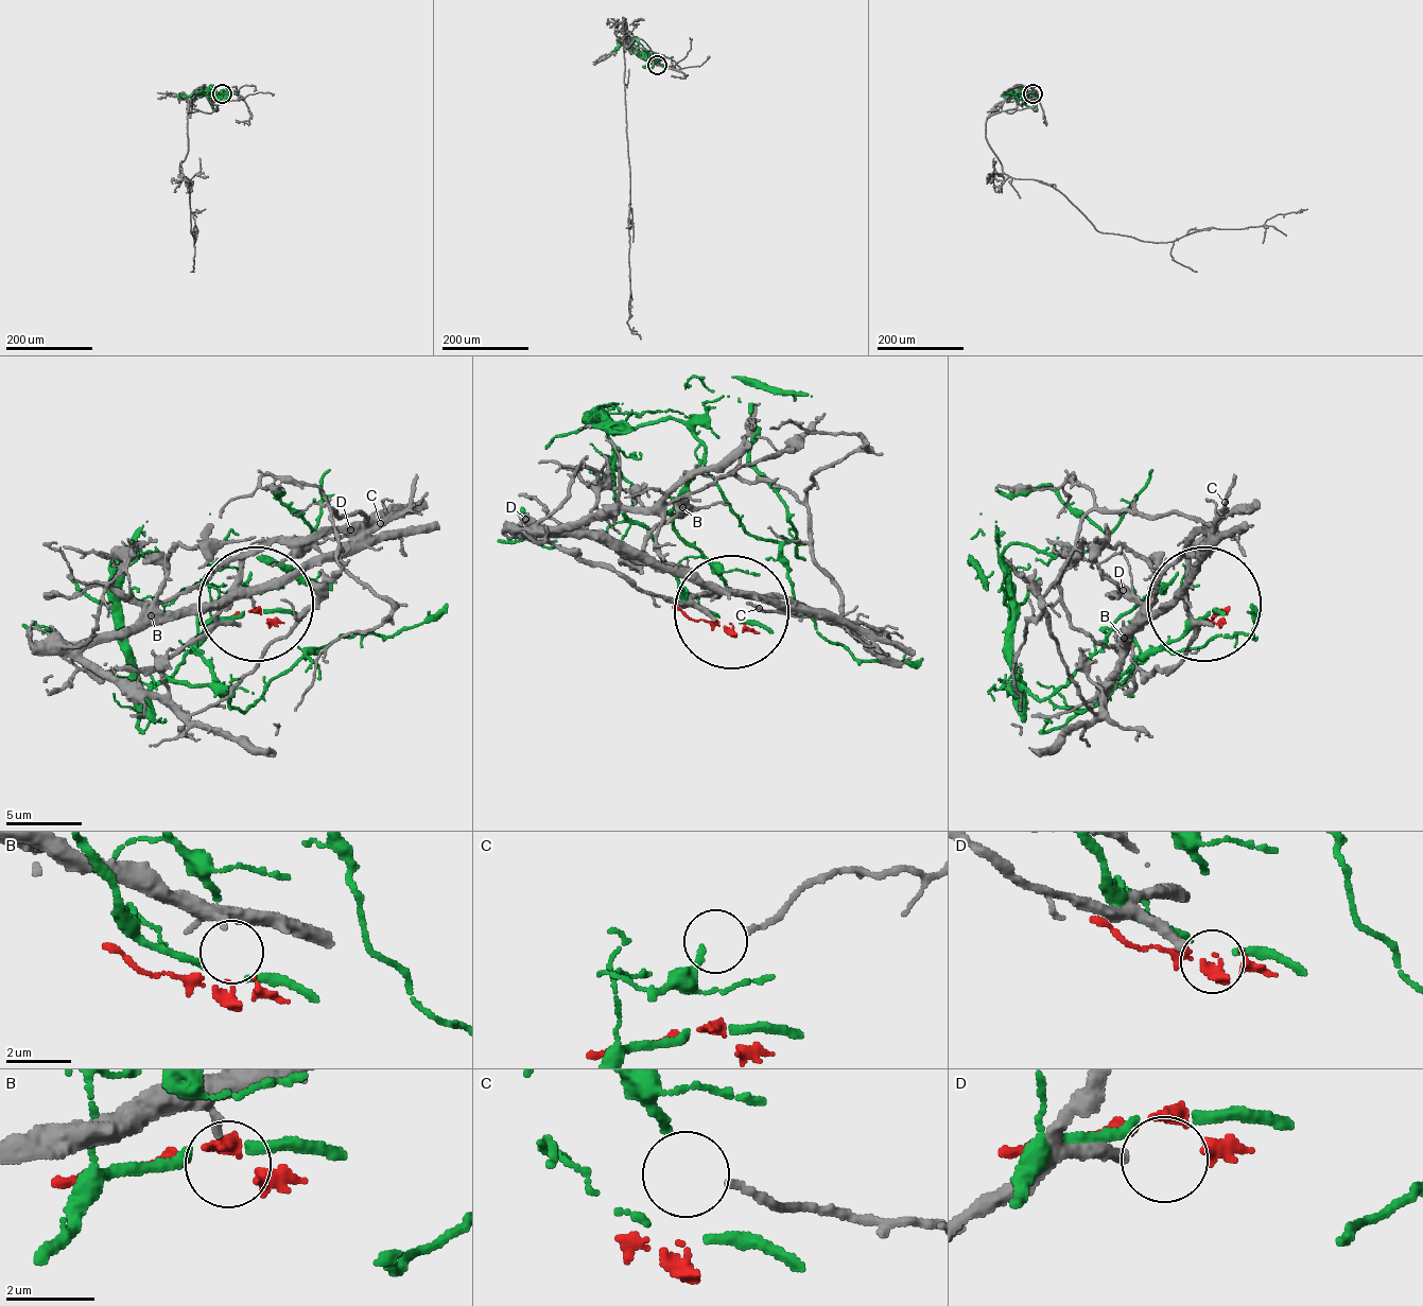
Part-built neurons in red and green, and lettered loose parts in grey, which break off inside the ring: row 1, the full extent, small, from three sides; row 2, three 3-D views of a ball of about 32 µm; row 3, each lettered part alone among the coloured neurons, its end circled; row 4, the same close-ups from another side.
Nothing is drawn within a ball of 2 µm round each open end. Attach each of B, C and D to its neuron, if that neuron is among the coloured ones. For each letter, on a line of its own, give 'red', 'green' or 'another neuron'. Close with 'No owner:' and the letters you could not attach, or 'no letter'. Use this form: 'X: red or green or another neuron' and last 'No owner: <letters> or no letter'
B: red
C: another neuron
D: another neuron
No owner: C, D

